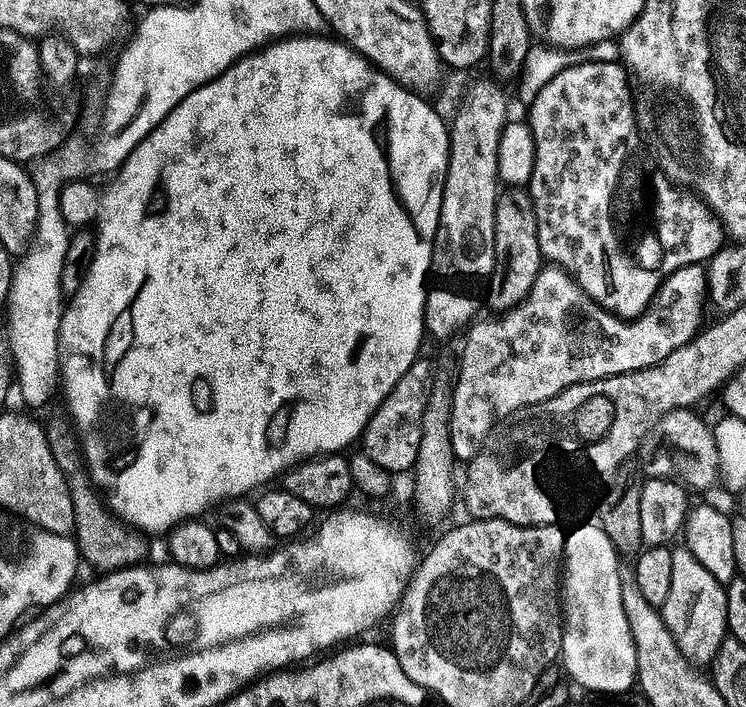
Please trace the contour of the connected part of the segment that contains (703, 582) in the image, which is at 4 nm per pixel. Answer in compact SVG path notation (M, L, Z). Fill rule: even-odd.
M676 550L673 551L672 557L674 558L674 586L670 586L670 598L666 598L662 609L664 625L667 626L678 650L689 664L693 666L711 665L719 656L721 648L724 647L730 636L727 587L720 584L718 578L714 578L714 574L710 574L710 570L706 570L706 566L702 566L702 562L698 562L698 558L694 558L692 552Z

